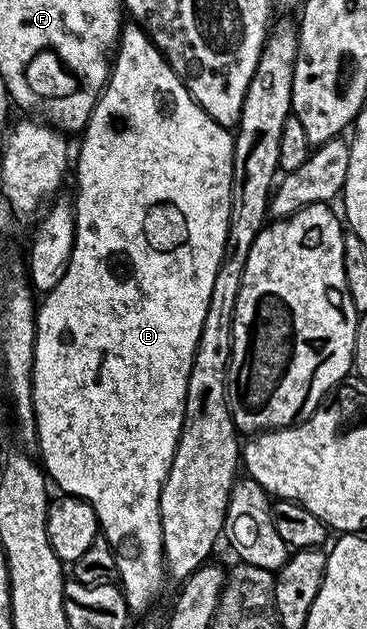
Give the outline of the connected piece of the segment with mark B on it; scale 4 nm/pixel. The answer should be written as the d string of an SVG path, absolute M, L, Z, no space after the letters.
M128 24L120 31L120 44L116 48L112 59L112 72L108 76L108 82L104 85L104 91L100 93L100 99L96 101L96 107L92 109L90 120L82 131L84 139L80 142L80 155L74 158L74 174L76 170L76 198L74 197L74 217L76 219L76 231L72 241L72 255L68 261L66 272L54 288L43 295L36 312L36 339L34 340L34 360L32 361L32 403L34 404L34 416L36 417L36 442L40 446L40 458L42 469L49 479L54 483L57 491L74 498L85 498L94 508L96 518L100 521L99 533L110 544L110 548L116 557L116 572L118 585L124 591L124 599L129 611L144 610L160 594L160 589L166 583L166 571L164 569L164 545L162 544L162 520L160 519L160 497L166 476L170 472L170 464L174 460L176 445L180 439L180 429L184 423L184 405L186 404L186 384L190 380L190 368L194 364L194 352L198 348L198 336L202 336L202 320L206 320L206 308L210 308L210 292L214 292L214 276L218 276L218 264L222 260L222 252L226 248L226 232L230 224L230 188L232 187L232 165L234 164L234 134L231 129L214 121L201 106L190 96L190 92L182 84L182 80L170 68L170 64L164 58L164 53L156 47L143 26L139 24Z

